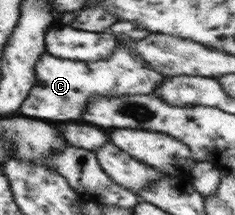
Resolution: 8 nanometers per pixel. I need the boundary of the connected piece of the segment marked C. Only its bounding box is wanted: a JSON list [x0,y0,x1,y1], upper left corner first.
[19,45,165,121]

